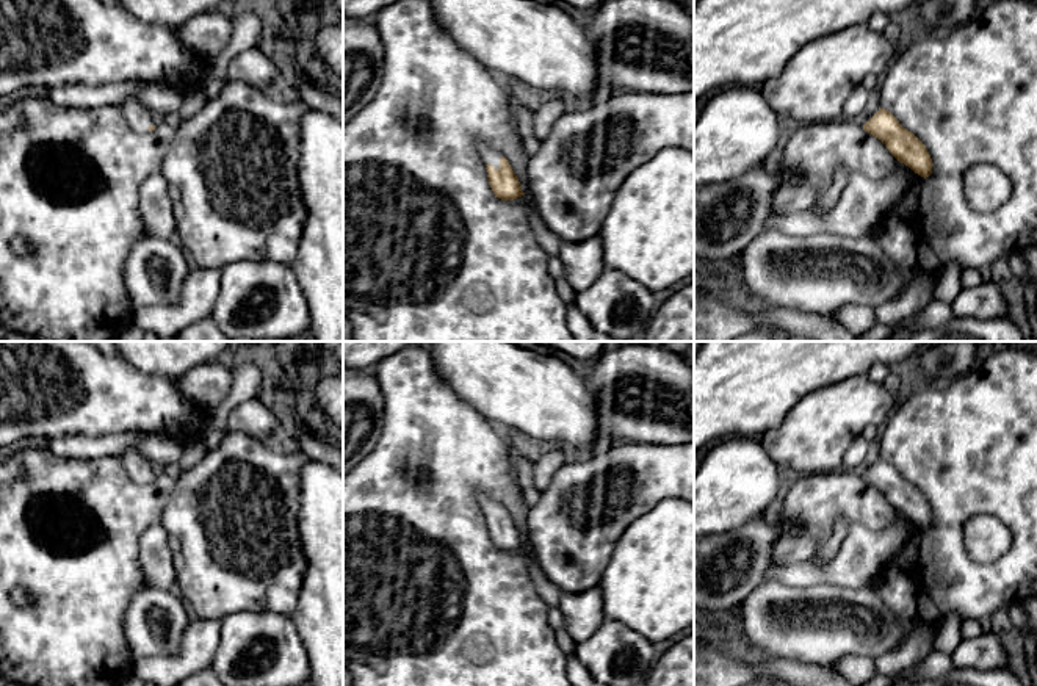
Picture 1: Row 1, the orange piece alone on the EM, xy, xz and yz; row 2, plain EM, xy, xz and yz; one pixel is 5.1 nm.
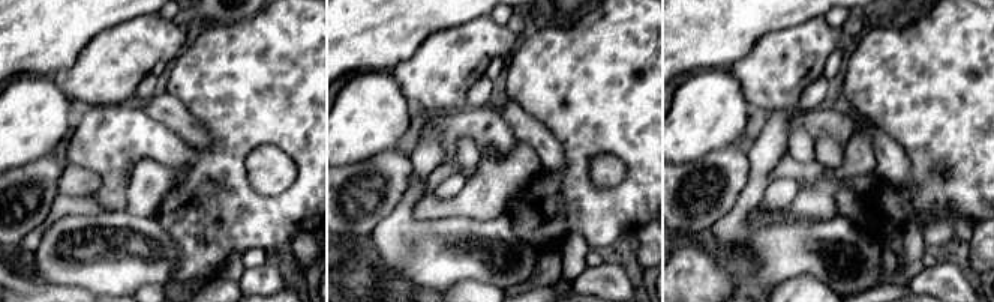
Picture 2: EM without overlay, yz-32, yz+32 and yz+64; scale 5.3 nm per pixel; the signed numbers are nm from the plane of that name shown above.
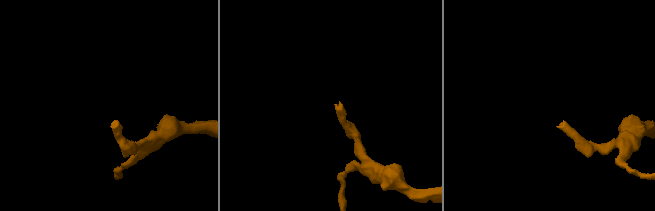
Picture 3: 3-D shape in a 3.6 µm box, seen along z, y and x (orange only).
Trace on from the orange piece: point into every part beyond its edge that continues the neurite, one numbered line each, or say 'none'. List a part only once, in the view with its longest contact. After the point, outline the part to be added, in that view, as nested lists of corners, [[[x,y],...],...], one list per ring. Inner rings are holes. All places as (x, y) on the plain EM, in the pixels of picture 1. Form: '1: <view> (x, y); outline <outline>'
1: xz (489, 506); outline [[[479,495],[478,501],[479,501],[479,504],[482,507],[482,512],[486,515],[492,515],[495,520],[500,518],[500,509],[501,509],[501,506],[495,500],[492,500],[487,495]]]

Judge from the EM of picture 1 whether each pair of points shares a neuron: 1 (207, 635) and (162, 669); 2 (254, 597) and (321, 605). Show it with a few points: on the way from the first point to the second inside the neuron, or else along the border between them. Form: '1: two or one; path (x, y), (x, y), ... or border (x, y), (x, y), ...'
1: one; path (198, 646), (173, 669)
2: two; border (306, 566), (306, 575), (292, 617)

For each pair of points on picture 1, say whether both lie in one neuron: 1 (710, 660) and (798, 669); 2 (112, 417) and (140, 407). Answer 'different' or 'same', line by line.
1: same
2: same

